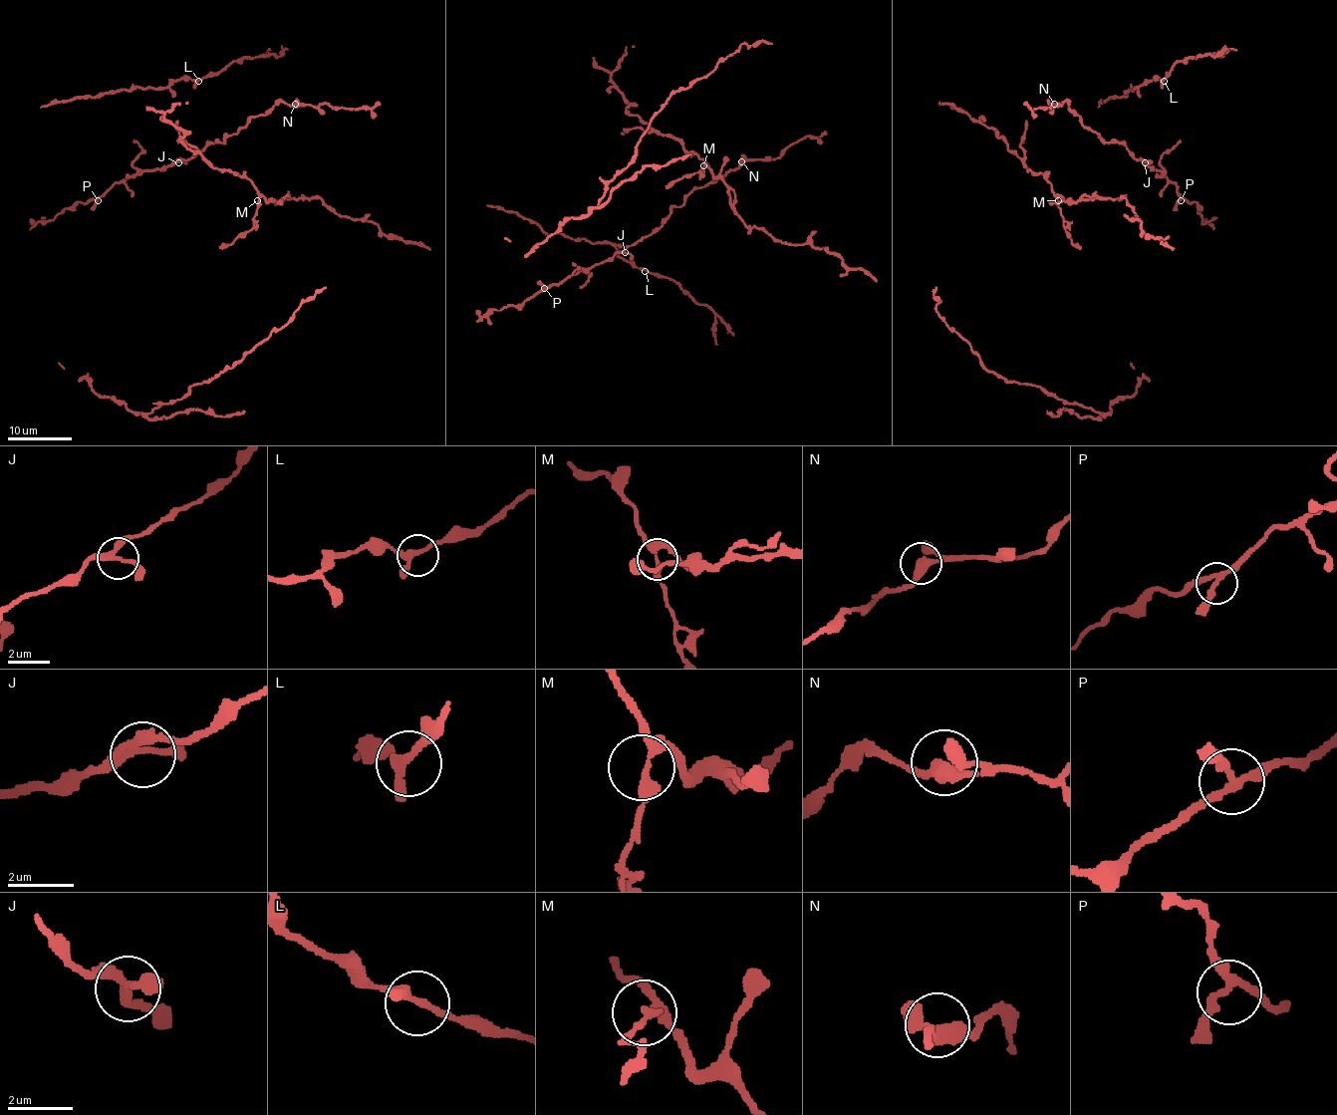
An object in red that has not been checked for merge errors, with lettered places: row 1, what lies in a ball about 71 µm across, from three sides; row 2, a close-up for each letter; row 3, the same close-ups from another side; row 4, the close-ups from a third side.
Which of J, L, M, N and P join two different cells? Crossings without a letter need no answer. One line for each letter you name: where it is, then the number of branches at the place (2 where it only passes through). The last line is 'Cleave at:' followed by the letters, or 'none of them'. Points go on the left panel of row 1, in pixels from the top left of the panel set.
Cleave at: none of them

